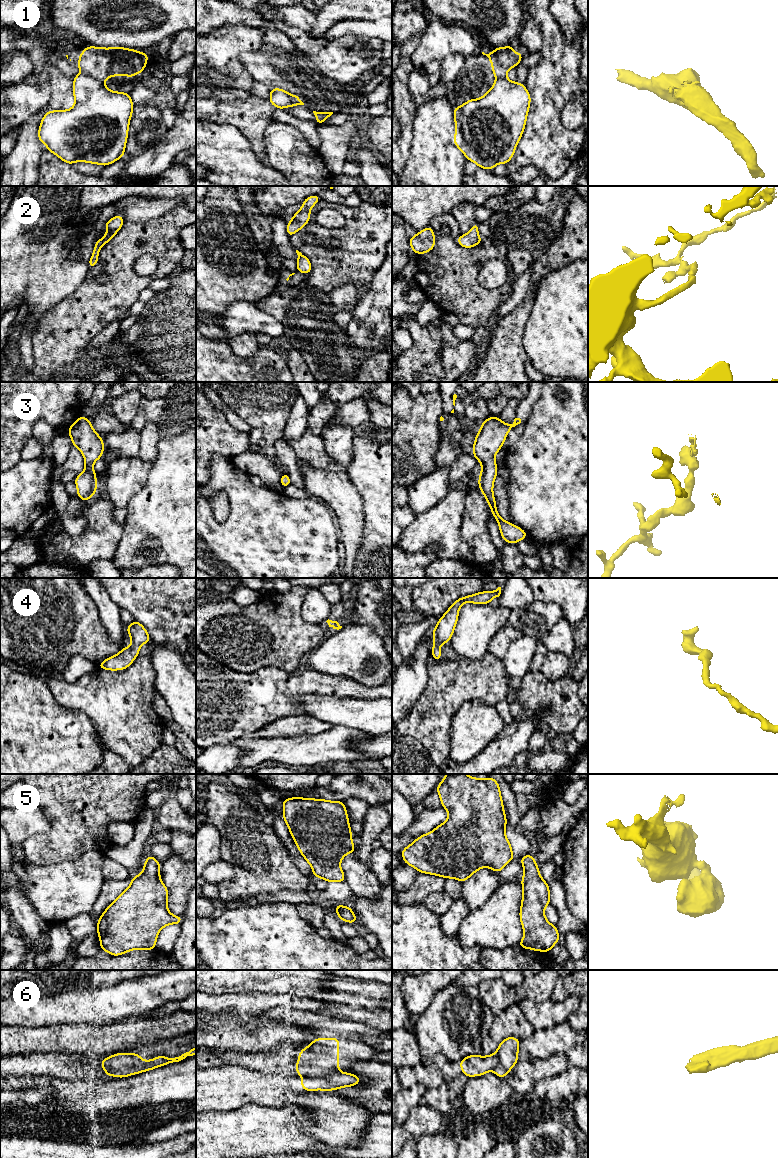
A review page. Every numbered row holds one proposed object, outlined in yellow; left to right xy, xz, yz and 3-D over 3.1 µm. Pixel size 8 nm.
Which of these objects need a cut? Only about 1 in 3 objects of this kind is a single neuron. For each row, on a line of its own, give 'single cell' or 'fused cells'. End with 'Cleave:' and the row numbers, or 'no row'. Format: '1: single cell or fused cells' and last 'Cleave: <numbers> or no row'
1: fused cells
2: fused cells
3: single cell
4: single cell
5: single cell
6: fused cells
Cleave: 1, 2, 6

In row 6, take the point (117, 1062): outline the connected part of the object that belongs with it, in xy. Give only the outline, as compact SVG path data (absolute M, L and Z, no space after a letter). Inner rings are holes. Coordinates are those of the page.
M117 1053L101 1061L103 1071L114 1072L121 1071L126 1068L138 1066L143 1059L136 1053Z

